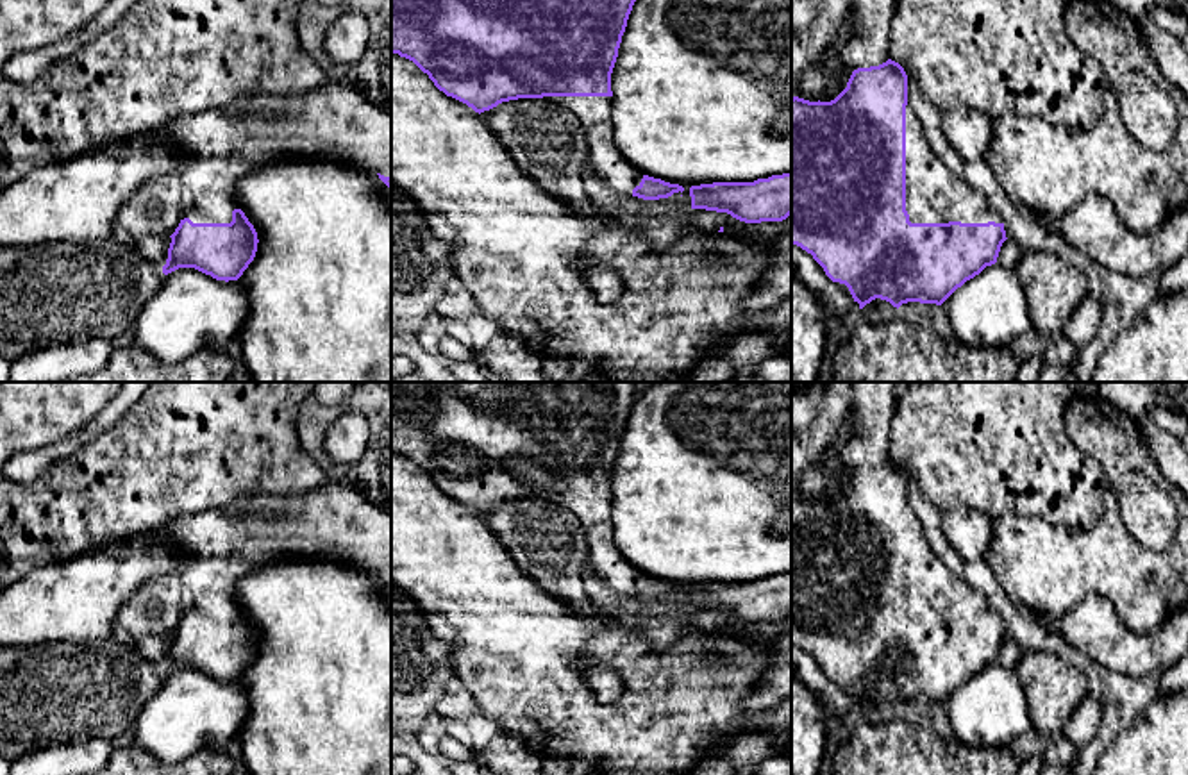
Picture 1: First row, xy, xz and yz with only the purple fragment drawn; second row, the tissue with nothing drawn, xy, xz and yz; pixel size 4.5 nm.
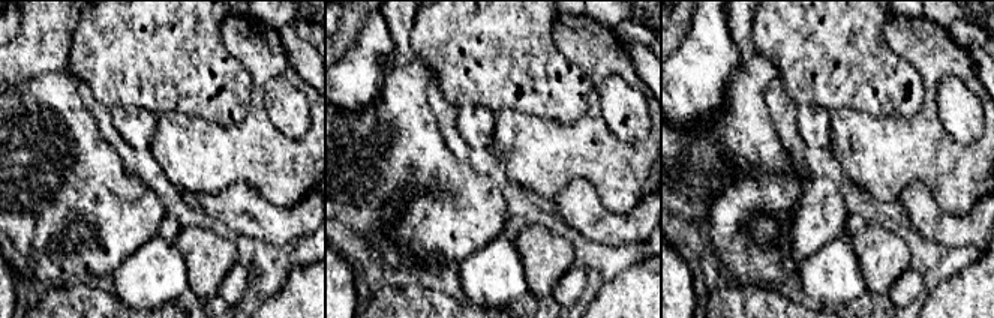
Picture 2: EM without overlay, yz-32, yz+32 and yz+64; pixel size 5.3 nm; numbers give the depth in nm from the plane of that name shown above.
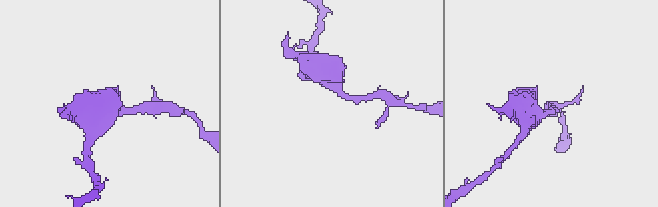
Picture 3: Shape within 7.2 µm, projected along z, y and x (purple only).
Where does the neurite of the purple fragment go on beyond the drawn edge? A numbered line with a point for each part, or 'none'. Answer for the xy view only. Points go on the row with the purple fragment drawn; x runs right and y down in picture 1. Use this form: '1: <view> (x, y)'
1: xy (213, 206)

